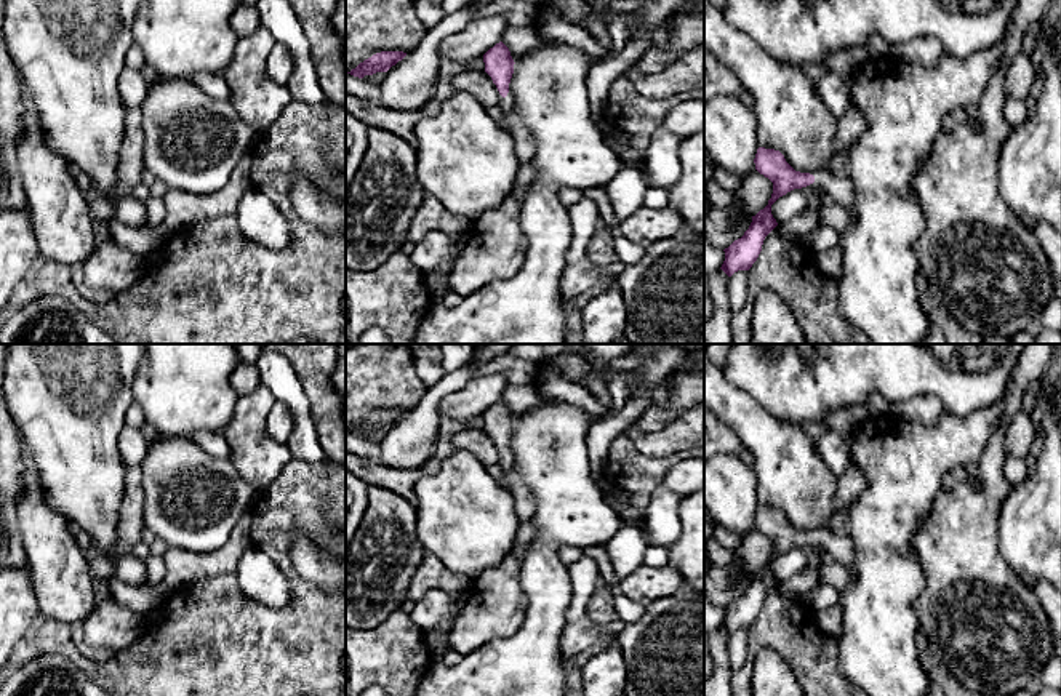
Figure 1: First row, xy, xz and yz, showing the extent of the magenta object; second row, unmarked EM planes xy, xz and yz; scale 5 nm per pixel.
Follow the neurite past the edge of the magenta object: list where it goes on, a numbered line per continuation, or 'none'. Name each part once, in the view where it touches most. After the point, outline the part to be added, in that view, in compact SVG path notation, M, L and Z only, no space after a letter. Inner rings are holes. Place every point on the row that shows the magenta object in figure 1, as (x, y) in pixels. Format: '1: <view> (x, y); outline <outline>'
1: yz (839, 189); outline M845 173L815 178L813 184L826 190L829 202L845 208L853 206L853 186Z

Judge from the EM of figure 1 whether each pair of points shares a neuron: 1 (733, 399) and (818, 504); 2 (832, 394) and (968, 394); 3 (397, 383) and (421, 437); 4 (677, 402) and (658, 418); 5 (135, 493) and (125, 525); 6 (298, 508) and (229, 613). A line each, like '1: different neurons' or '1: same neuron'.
1: same neuron
2: same neuron
3: different neurons
4: same neuron
5: same neuron
6: same neuron

